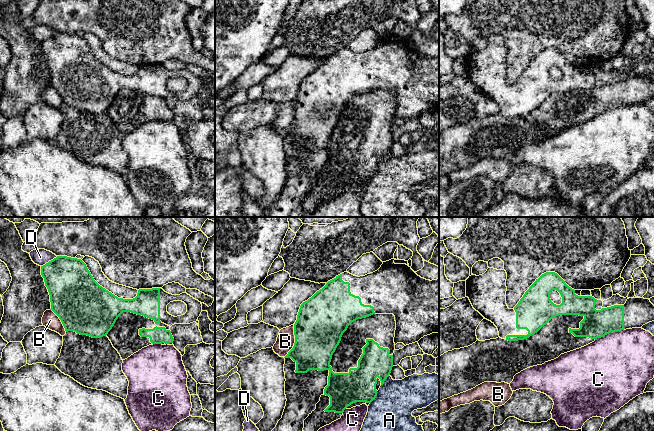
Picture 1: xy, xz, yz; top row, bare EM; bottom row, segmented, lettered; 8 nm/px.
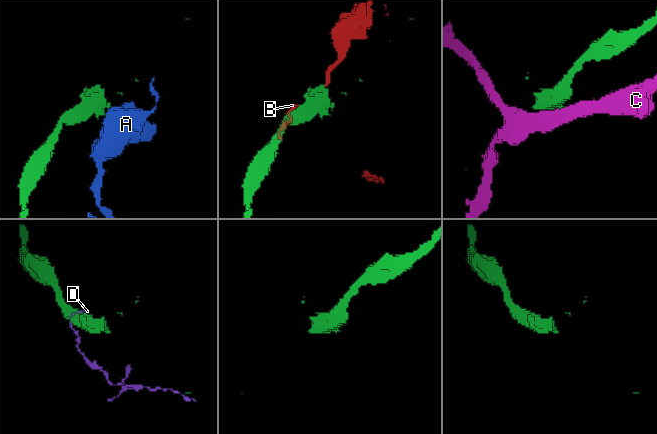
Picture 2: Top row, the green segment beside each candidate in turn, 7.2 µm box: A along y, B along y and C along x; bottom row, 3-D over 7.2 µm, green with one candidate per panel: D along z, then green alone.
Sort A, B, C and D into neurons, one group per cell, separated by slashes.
A / B / C / D

